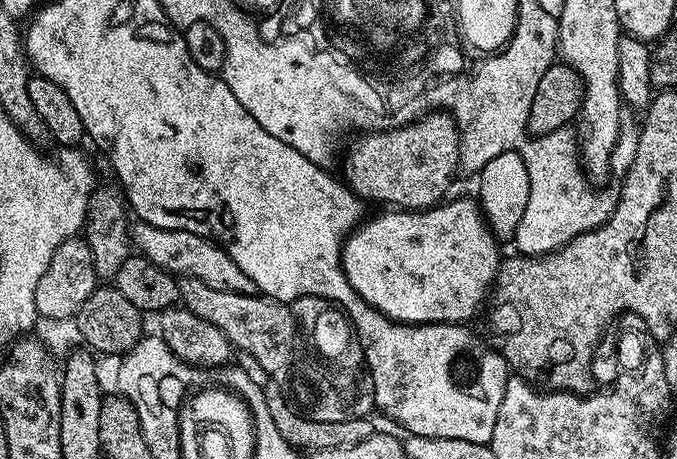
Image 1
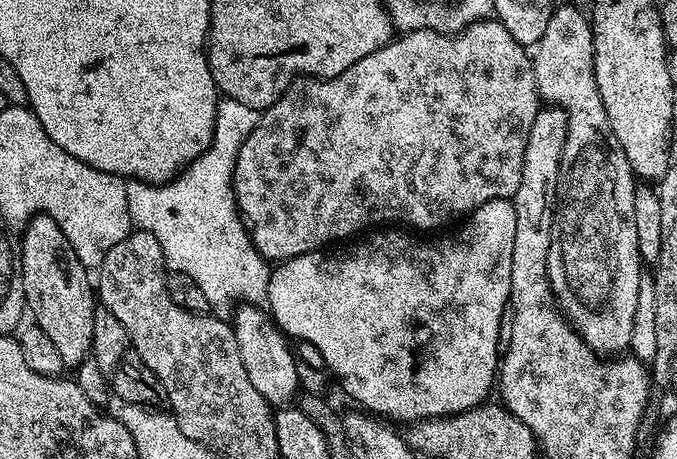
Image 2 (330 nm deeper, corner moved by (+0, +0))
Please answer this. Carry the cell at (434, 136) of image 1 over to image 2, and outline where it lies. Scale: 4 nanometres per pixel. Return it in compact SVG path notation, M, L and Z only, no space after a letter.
M499 20L478 21L451 34L430 28L408 30L389 40L386 46L374 50L374 54L366 54L362 62L350 66L350 70L338 74L333 80L297 79L270 107L260 112L258 126L254 126L250 138L246 138L246 142L242 142L242 150L238 150L232 179L236 207L252 237L253 246L269 262L283 262L298 254L323 249L323 244L344 240L355 232L363 233L373 226L407 226L412 230L440 228L459 216L467 217L475 208L482 206L482 202L490 202L494 198L512 199L518 190L518 182L522 182L522 162L526 158L530 126L534 126L534 118L541 107L529 49L515 40Z

